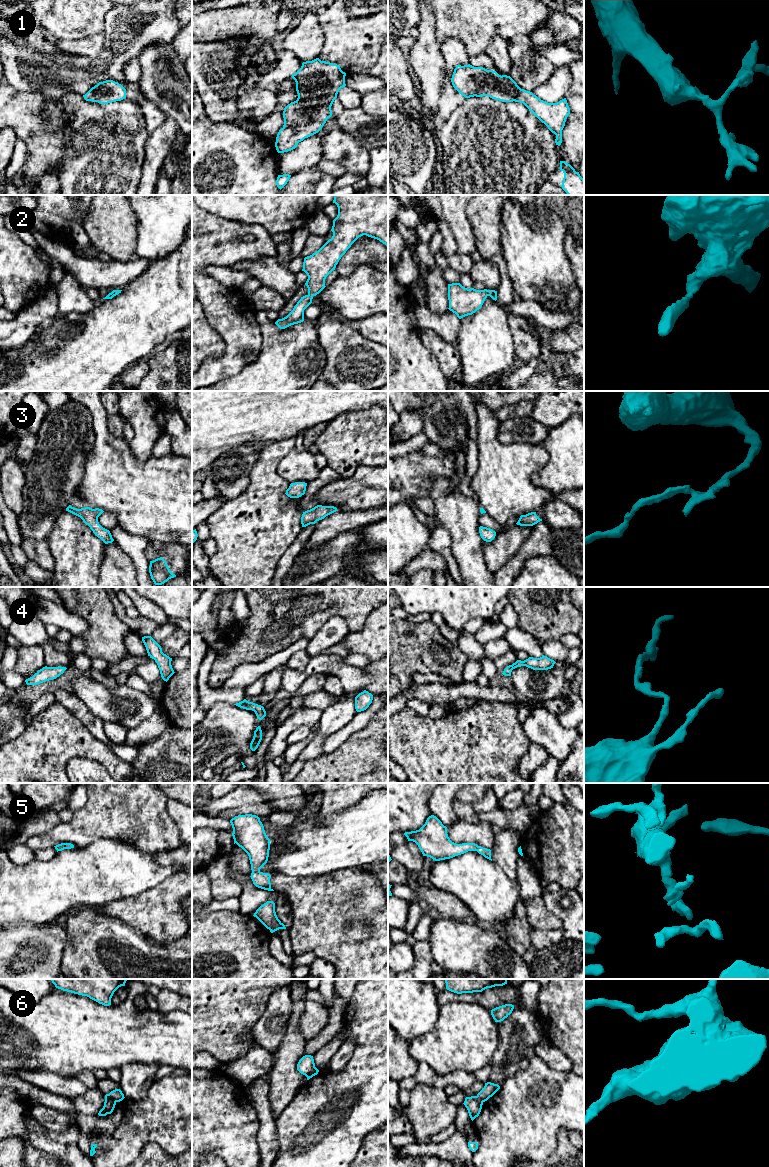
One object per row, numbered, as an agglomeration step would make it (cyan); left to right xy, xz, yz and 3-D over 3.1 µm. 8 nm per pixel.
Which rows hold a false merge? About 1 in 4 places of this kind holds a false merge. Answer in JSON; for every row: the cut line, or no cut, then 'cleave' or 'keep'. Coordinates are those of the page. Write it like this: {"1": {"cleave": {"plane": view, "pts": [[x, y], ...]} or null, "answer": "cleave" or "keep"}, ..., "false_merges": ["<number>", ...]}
{"1": {"cleave": null, "answer": "keep"}, "2": {"cleave": null, "answer": "keep"}, "3": {"cleave": null, "answer": "keep"}, "4": {"cleave": null, "answer": "keep"}, "5": {"cleave": null, "answer": "keep"}, "6": {"cleave": {"plane": "xz", "pts": [[315, 1067], [306, 1076]]}, "answer": "cleave"}, "false_merges": ["6"]}

